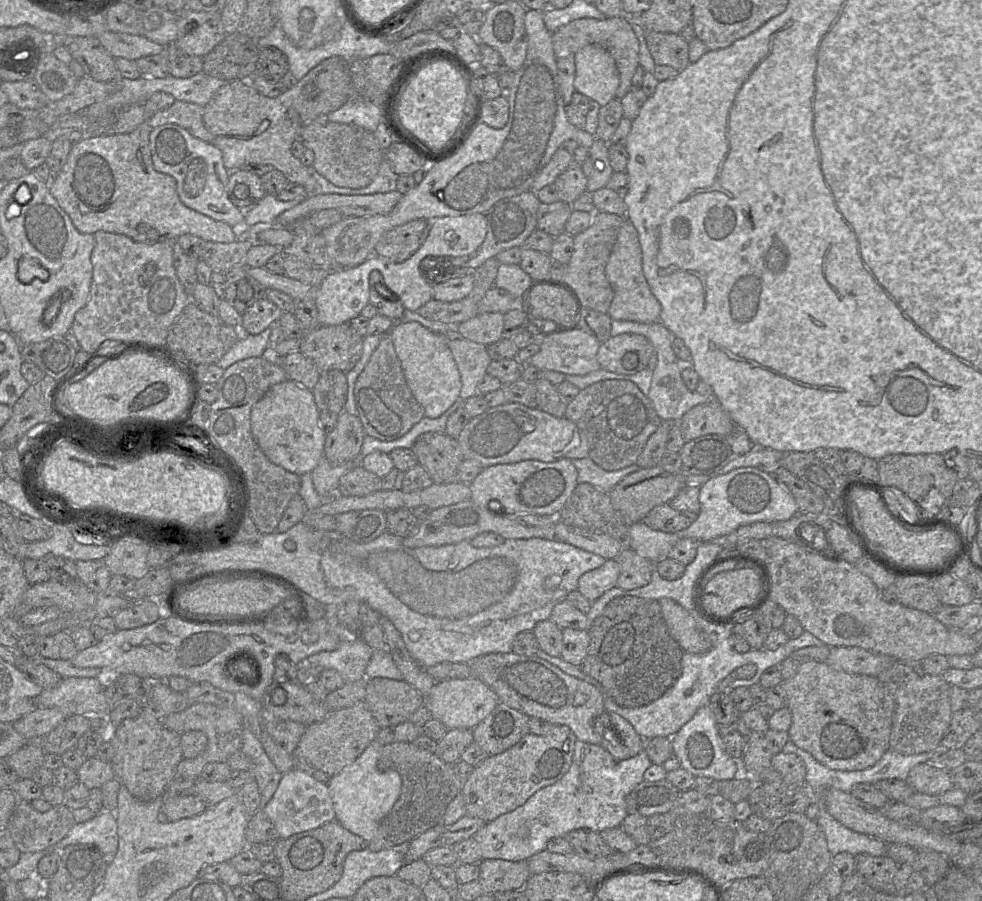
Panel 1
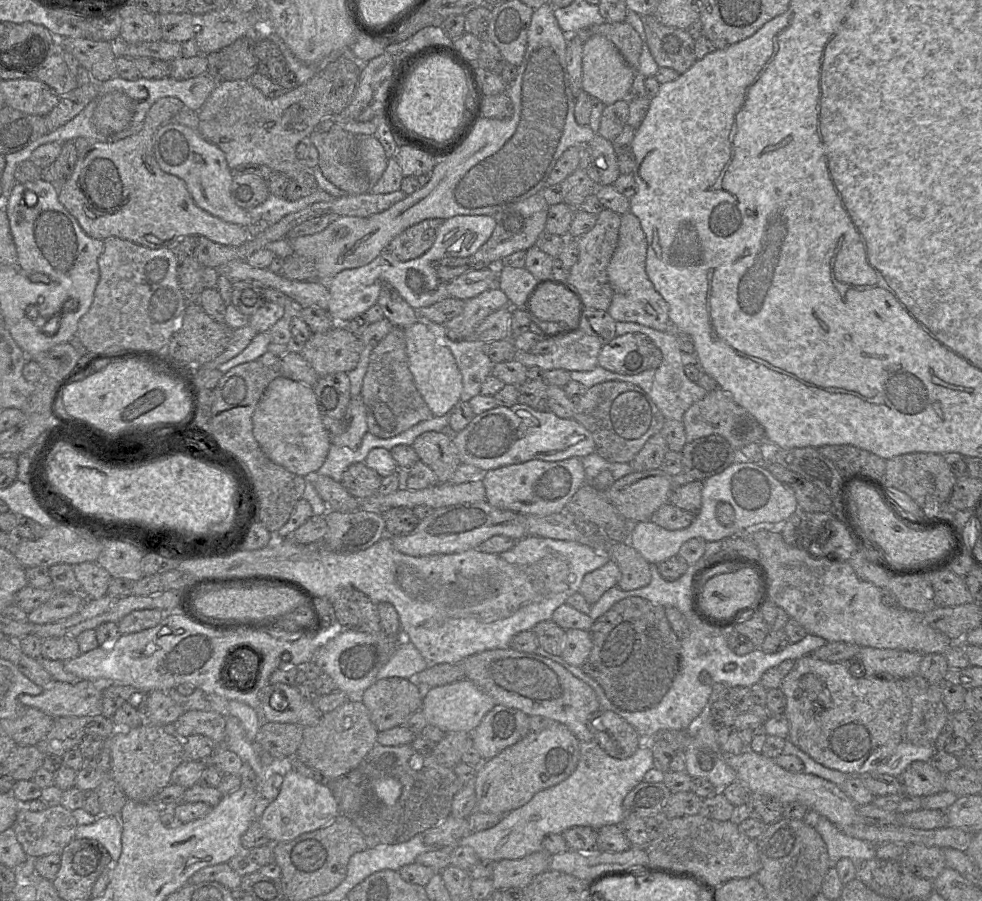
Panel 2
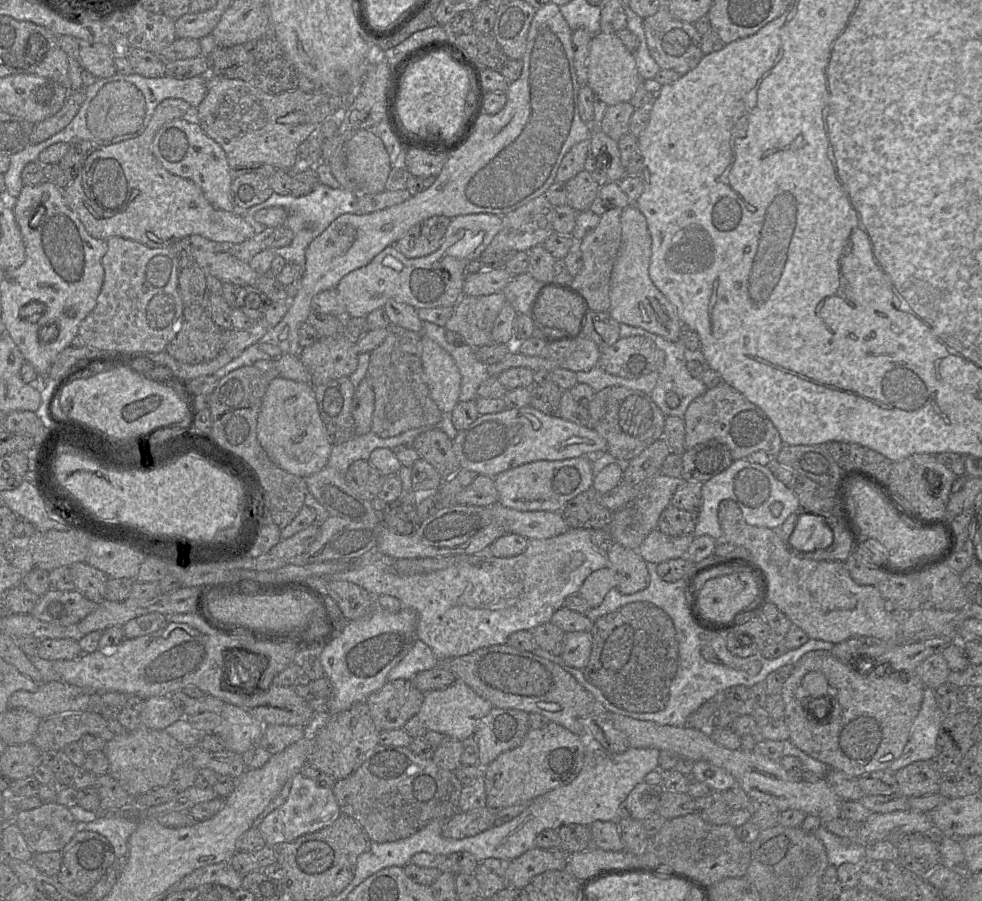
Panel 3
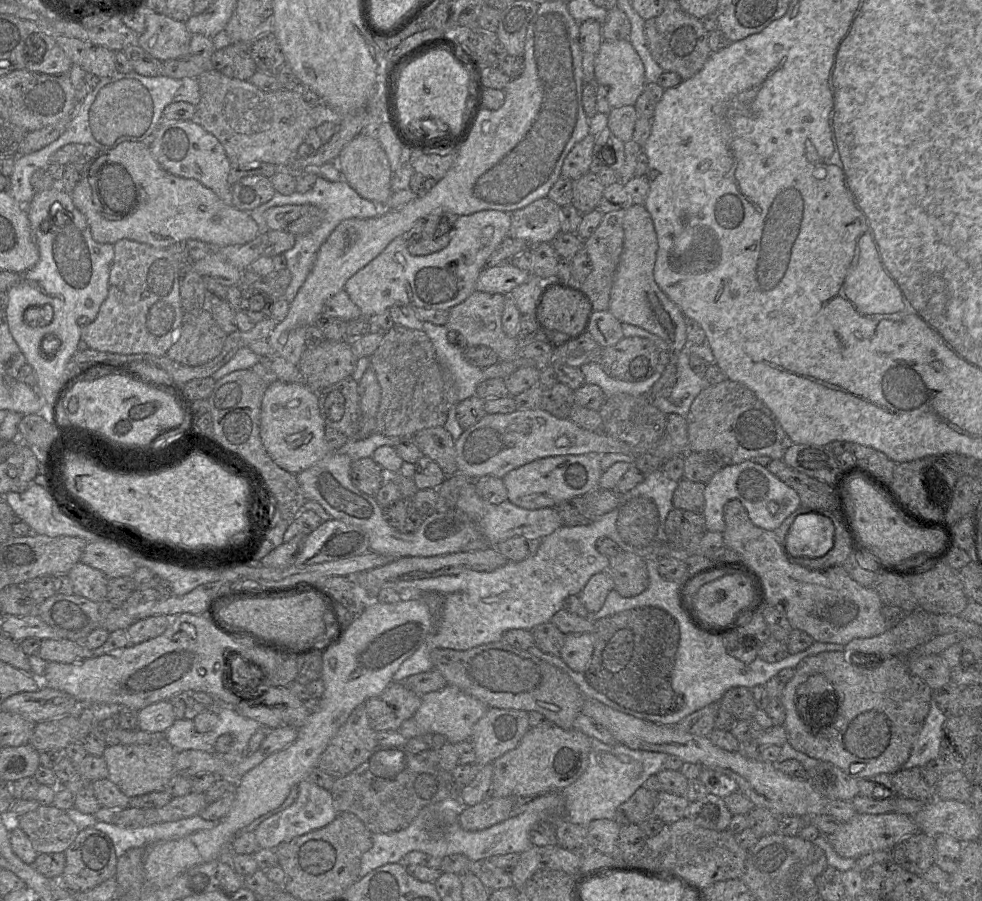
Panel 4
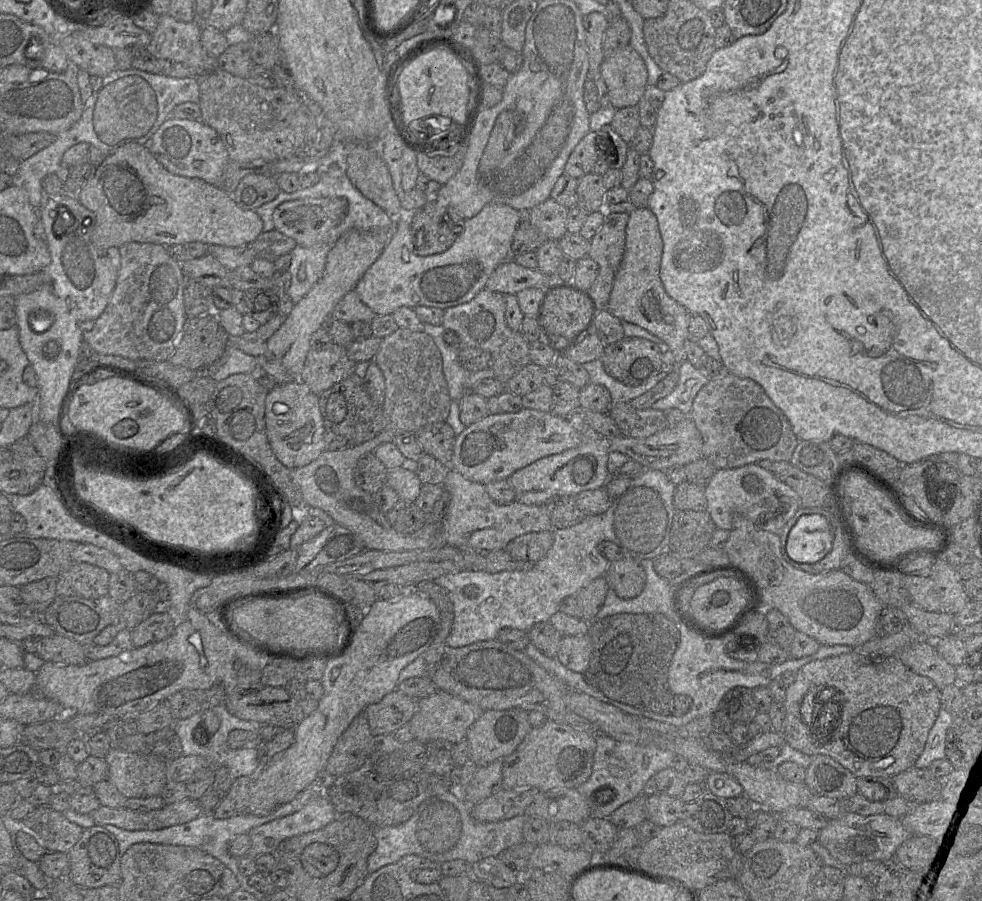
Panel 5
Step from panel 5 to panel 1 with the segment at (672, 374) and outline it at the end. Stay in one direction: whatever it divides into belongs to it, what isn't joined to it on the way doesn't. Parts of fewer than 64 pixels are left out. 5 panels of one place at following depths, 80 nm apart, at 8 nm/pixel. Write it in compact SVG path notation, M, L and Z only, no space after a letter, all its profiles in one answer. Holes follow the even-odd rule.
M623 217L623 222L605 267L605 275L613 289L613 299L607 312L611 319L642 323L659 321L661 305L651 292L642 270L642 250L638 232L626 217Z

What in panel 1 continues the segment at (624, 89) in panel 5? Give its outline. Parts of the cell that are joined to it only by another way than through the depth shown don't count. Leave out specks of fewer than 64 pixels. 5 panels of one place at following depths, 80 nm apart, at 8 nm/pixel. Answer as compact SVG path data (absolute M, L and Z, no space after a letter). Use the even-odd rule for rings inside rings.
M589 44L575 53L575 90L601 106L615 99L620 83L612 54L599 44Z

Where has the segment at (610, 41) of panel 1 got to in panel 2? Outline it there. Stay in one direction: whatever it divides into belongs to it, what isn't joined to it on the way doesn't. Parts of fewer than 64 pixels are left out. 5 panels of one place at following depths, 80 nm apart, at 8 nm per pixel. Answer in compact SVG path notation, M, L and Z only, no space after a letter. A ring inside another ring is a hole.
M626 21L593 25L575 35L586 41L594 35L602 35L618 48L626 63L635 71L638 69L642 42L637 31Z

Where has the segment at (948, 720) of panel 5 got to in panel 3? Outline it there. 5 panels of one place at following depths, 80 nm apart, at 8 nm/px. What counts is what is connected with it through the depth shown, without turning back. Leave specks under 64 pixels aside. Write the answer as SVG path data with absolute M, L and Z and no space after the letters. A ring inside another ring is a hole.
M925 689L922 705L911 728L909 740L904 747L902 755L890 766L889 770L893 773L917 761L928 761L937 755L936 740L939 734L944 715L939 708L934 690Z

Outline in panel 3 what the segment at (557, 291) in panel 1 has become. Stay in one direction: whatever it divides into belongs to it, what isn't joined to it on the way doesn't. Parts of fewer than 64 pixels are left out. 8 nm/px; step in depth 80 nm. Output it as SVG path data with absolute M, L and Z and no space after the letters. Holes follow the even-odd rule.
M548 287L539 298L534 313L545 326L564 330L565 335L574 335L582 330L586 316L586 301L565 290Z

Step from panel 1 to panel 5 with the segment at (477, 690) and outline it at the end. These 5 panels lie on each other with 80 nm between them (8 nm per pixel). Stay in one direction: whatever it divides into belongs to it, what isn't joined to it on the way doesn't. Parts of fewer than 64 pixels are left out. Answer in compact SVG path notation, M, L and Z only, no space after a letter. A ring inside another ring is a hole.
M437 690L419 699L417 711L407 723L415 740L426 743L430 740L443 740L450 745L466 740L470 726L482 715L478 706L461 700L447 692Z

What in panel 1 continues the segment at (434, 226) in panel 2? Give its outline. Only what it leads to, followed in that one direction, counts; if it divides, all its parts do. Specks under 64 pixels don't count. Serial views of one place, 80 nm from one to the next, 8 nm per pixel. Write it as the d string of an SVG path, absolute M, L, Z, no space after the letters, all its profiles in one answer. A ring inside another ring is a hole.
M413 220L386 232L375 246L374 254L394 263L402 263L424 243L429 222Z

